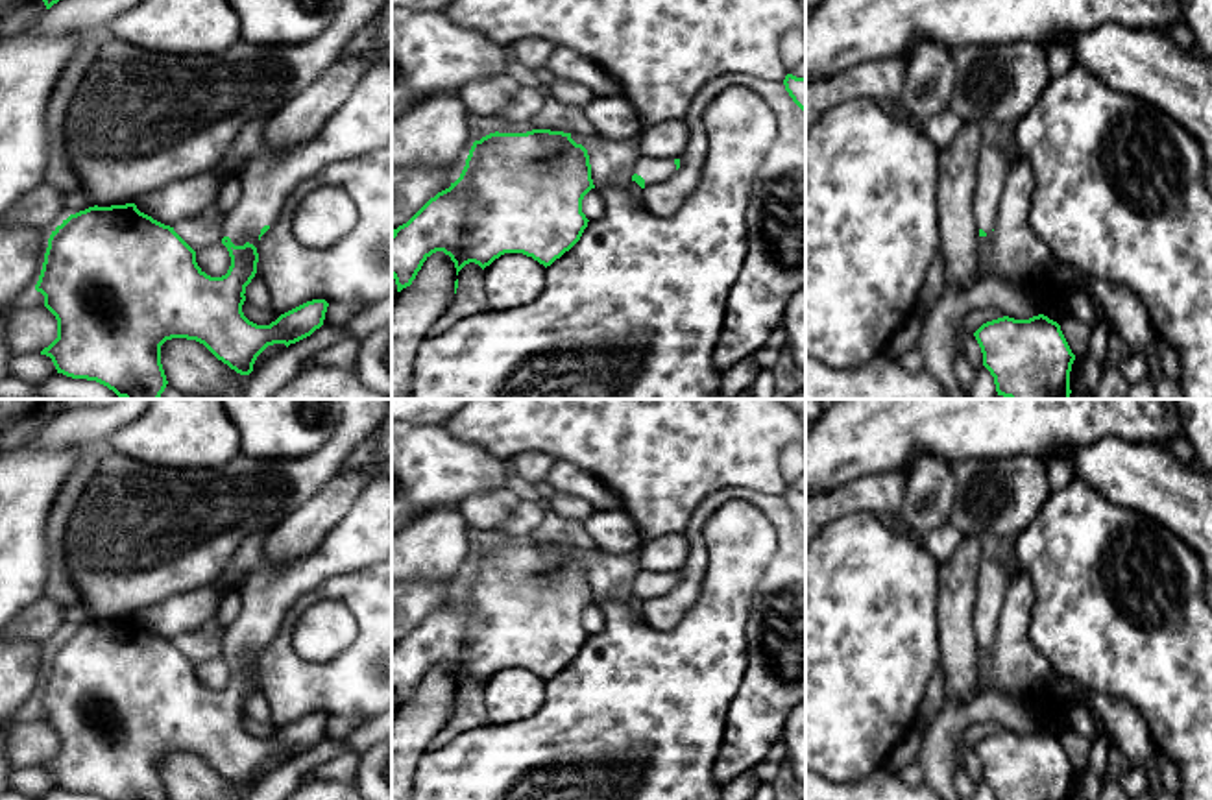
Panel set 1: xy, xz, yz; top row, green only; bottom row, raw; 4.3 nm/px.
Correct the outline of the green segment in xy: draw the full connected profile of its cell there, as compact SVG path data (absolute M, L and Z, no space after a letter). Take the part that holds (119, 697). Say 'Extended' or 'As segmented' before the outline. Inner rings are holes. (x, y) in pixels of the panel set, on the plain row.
Extended. M386 475L373 479L351 510L327 532L321 545L309 556L290 564L257 562L251 573L238 584L242 610L236 621L225 628L222 658L227 661L231 680L225 689L211 691L196 676L196 665L174 645L152 630L140 626L135 617L89 621L70 628L57 639L44 667L42 684L35 704L44 709L44 721L57 733L57 752L41 765L52 772L57 787L72 793L96 794L103 800L166 800L161 778L161 759L172 752L187 752L203 758L218 774L240 789L249 789L257 770L273 758L296 758L323 739L329 717L307 715L270 739L249 735L242 719L246 700L257 687L257 658L277 634L290 604L314 589L329 576L370 567L392 554L392 480Z

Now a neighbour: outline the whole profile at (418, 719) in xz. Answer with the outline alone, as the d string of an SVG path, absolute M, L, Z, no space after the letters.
M436 665L423 676L392 722L392 800L412 800L416 770L432 737L454 711L456 682Z

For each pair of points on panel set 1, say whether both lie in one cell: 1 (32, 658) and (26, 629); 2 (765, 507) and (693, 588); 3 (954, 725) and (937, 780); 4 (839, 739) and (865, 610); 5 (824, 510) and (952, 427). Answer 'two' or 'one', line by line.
1: two
2: one
3: one
4: one
5: two

